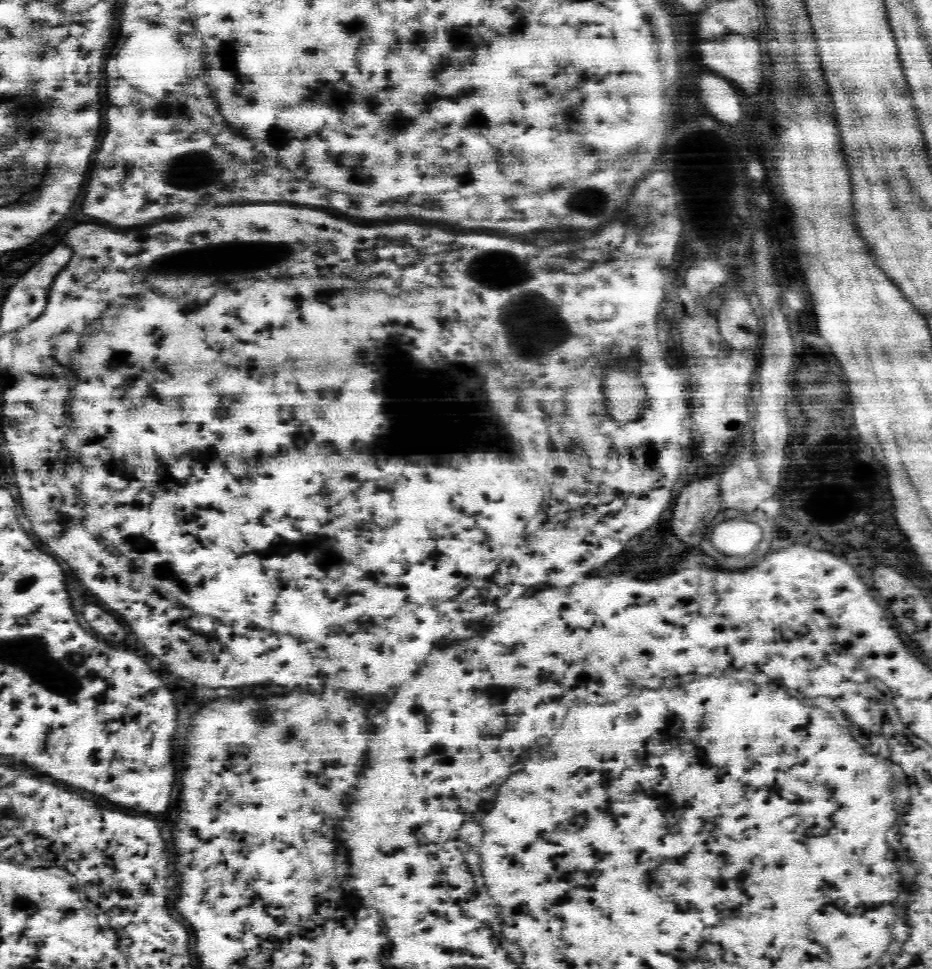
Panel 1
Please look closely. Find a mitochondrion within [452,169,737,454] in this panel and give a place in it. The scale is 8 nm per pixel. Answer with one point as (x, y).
(548, 341)

